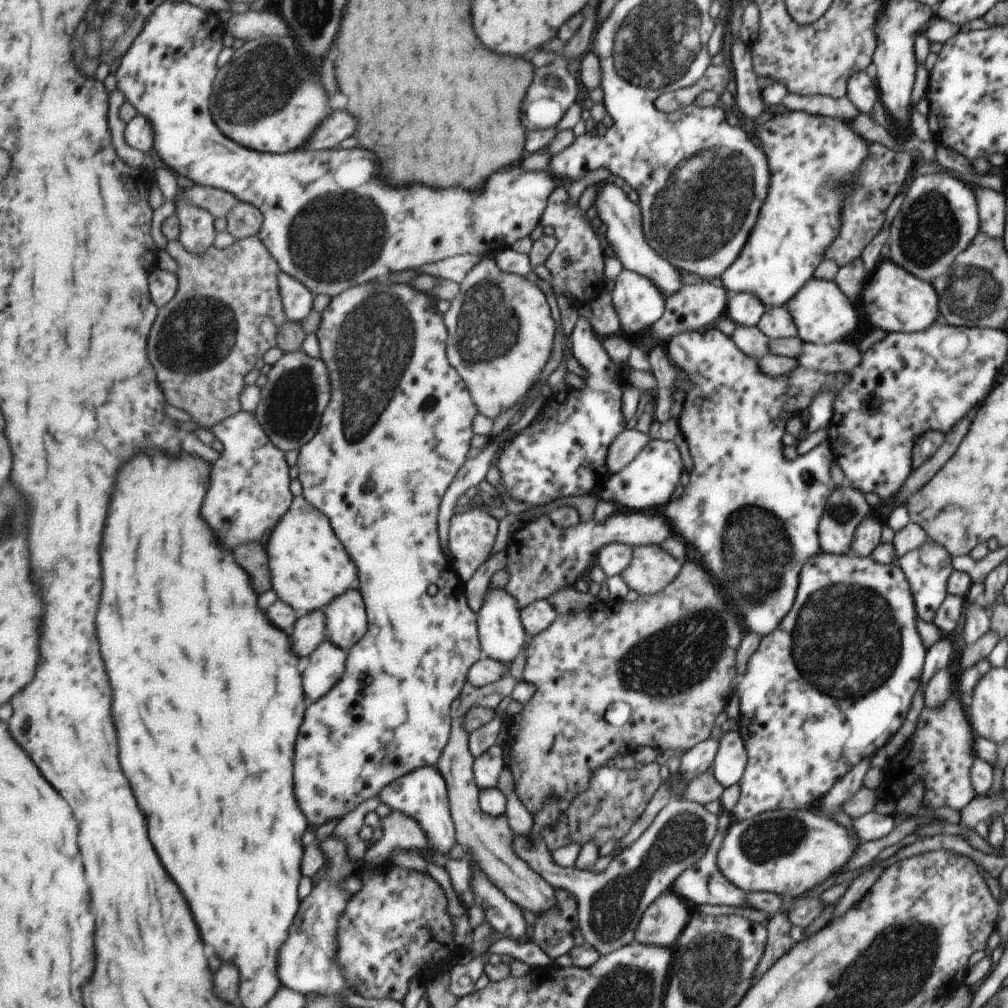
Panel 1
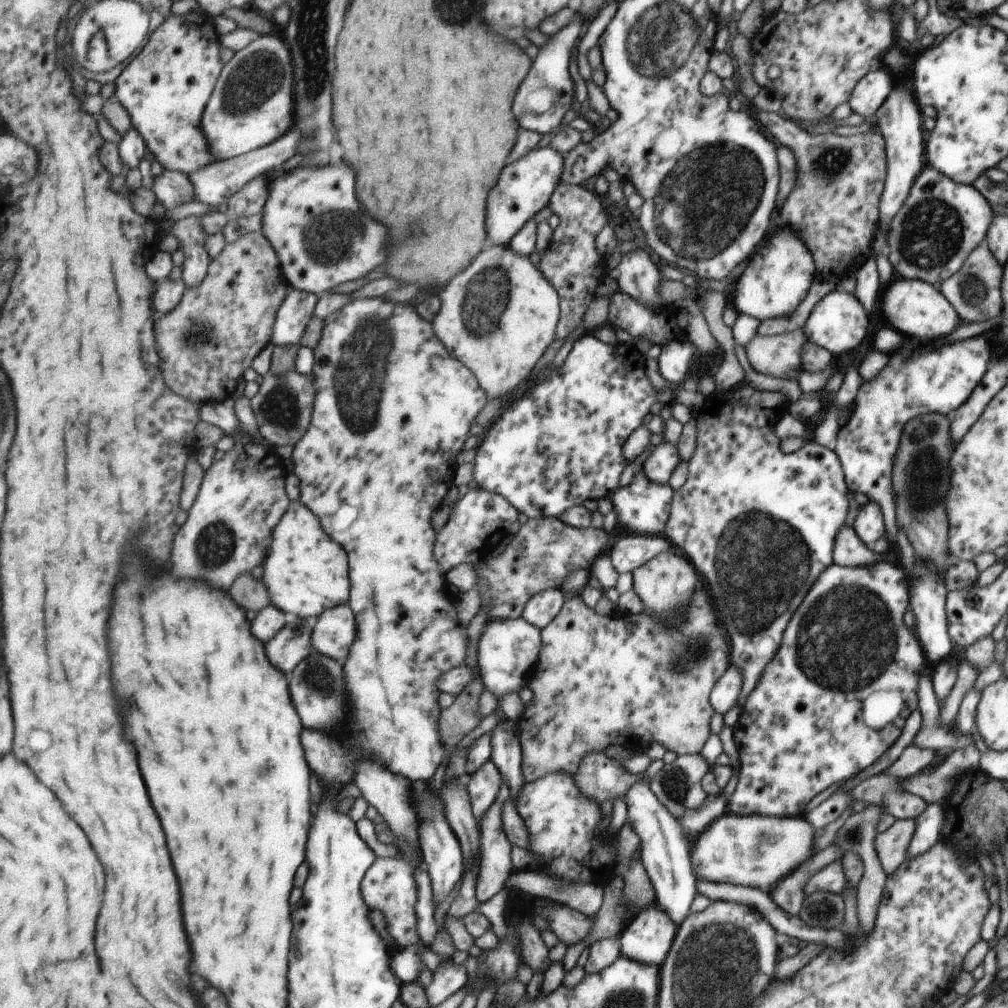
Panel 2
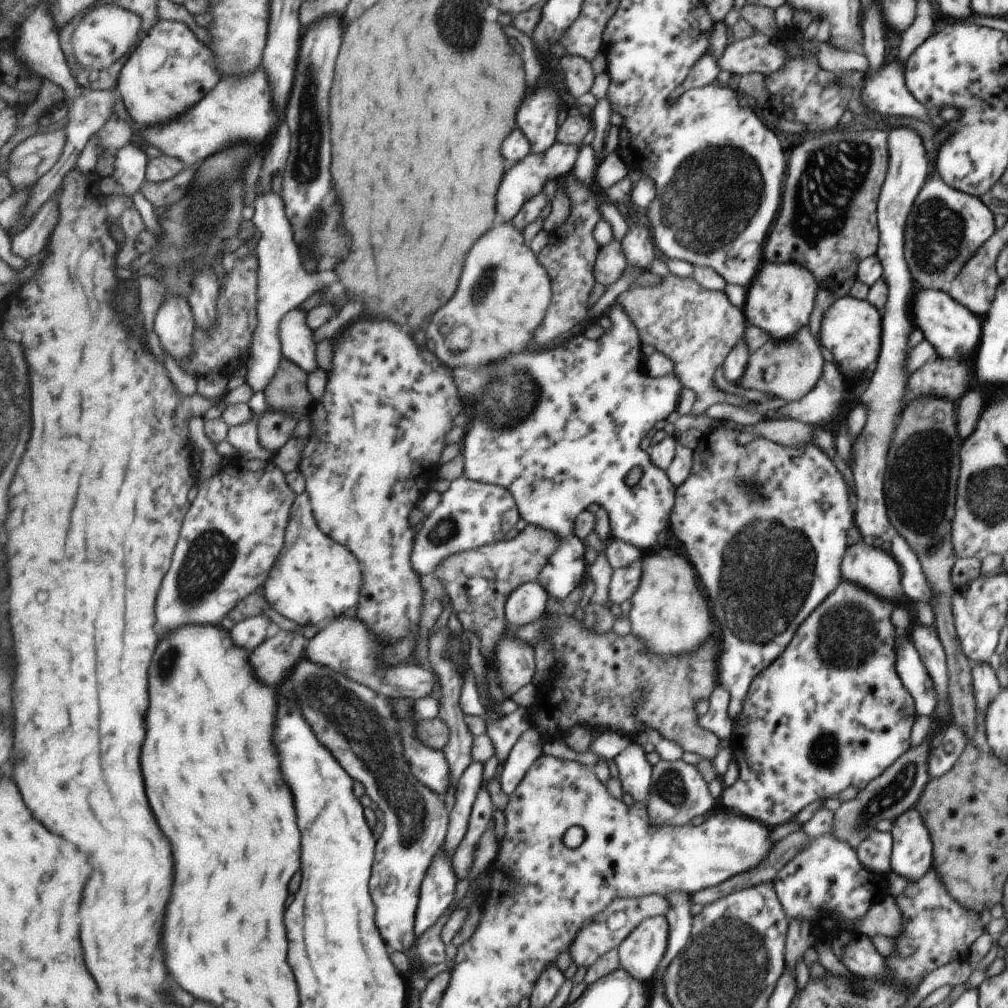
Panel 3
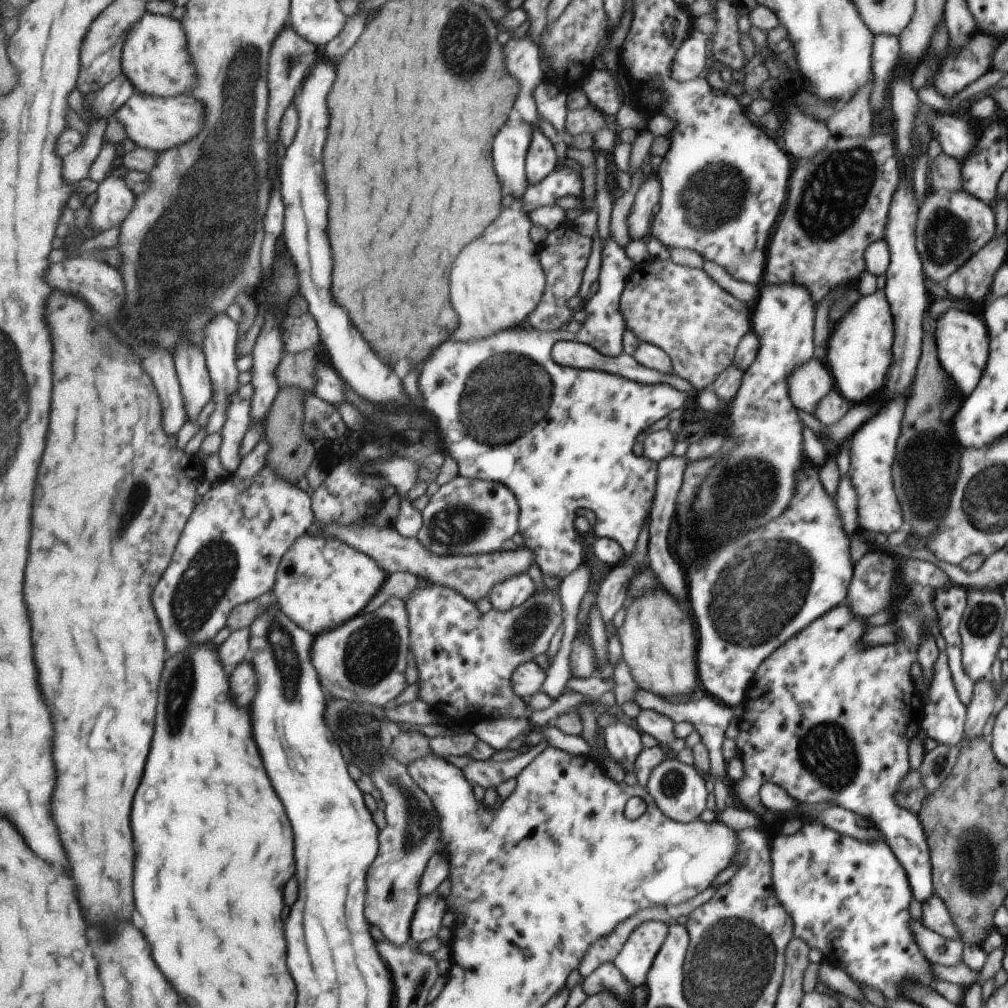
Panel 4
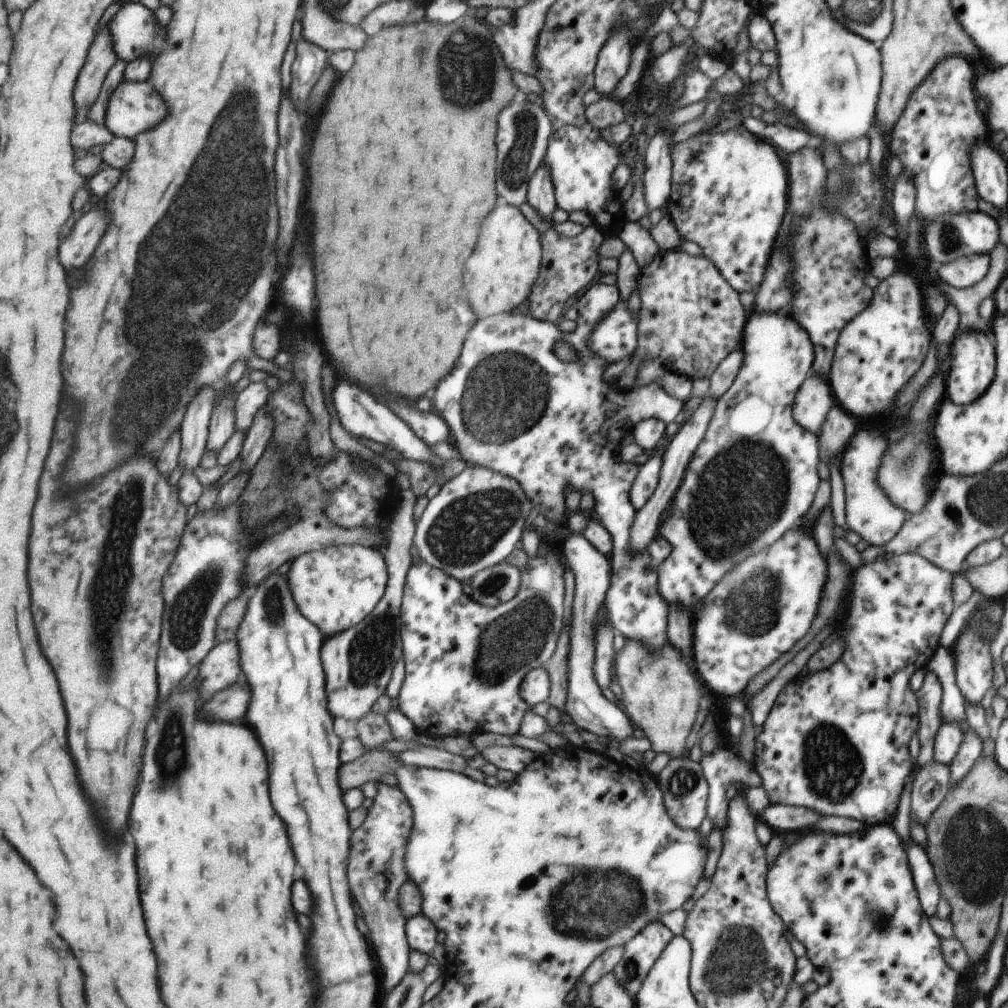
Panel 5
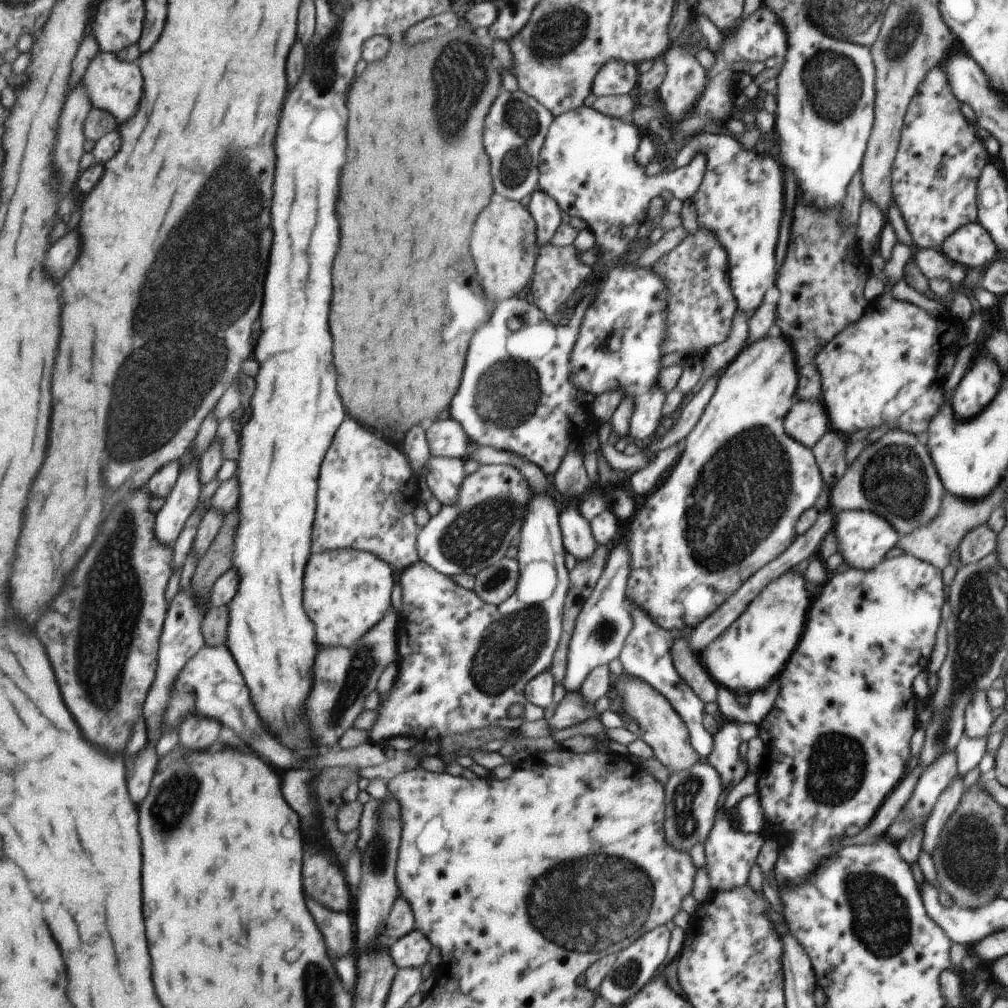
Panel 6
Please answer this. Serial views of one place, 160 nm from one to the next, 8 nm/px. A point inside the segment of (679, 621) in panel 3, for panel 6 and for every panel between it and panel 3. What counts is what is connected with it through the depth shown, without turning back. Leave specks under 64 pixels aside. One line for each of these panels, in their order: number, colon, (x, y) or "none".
4: (657, 642)
5: (660, 694)
6: (659, 725)

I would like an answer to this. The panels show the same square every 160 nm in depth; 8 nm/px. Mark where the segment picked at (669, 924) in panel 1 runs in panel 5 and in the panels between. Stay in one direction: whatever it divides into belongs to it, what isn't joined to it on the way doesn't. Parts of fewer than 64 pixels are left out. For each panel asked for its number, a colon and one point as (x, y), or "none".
2: (647, 937)
3: (640, 953)
4: (634, 958)
5: (639, 954)

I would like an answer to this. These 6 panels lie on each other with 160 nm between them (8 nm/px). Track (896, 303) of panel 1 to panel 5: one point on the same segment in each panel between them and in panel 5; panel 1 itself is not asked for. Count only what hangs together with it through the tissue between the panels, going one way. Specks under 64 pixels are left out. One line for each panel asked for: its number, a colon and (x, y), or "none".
2: (915, 308)
3: (953, 331)
4: (960, 337)
5: (971, 369)

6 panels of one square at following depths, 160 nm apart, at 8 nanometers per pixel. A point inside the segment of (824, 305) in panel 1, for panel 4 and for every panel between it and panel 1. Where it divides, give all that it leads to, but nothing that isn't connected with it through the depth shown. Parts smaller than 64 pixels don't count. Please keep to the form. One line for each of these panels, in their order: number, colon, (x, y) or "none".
2: (837, 321)
3: (849, 328)
4: (858, 350)

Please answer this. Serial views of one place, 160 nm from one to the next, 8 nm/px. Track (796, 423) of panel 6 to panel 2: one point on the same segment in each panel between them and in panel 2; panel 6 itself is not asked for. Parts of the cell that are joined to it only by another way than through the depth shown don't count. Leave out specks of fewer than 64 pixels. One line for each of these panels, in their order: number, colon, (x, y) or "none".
2: (777, 355)
3: (786, 368)
4: (809, 381)
5: (812, 402)

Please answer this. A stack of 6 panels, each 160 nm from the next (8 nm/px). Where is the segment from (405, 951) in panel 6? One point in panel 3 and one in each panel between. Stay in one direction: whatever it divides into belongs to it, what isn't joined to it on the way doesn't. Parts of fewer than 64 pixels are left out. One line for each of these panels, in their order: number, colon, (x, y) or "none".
3: (438, 888)
4: (428, 919)
5: (422, 932)

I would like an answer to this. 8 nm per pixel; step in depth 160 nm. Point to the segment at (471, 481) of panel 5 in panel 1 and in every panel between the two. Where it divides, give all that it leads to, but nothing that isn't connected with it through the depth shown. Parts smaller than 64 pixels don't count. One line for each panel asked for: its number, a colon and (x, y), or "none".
1: (472, 534)
2: (480, 518)
3: (471, 514)
4: (466, 516)

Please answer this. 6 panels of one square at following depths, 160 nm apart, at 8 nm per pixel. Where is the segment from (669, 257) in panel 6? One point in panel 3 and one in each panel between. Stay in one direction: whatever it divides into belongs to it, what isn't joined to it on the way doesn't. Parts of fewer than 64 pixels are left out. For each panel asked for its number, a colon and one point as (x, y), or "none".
3: (695, 328)
4: (682, 311)
5: (689, 317)

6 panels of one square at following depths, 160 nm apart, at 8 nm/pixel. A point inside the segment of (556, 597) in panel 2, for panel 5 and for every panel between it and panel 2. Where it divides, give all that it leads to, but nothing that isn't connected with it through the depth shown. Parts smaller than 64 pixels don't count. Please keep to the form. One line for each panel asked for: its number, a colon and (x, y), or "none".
3: (528, 604)
4: (512, 593)
5: (501, 583)

